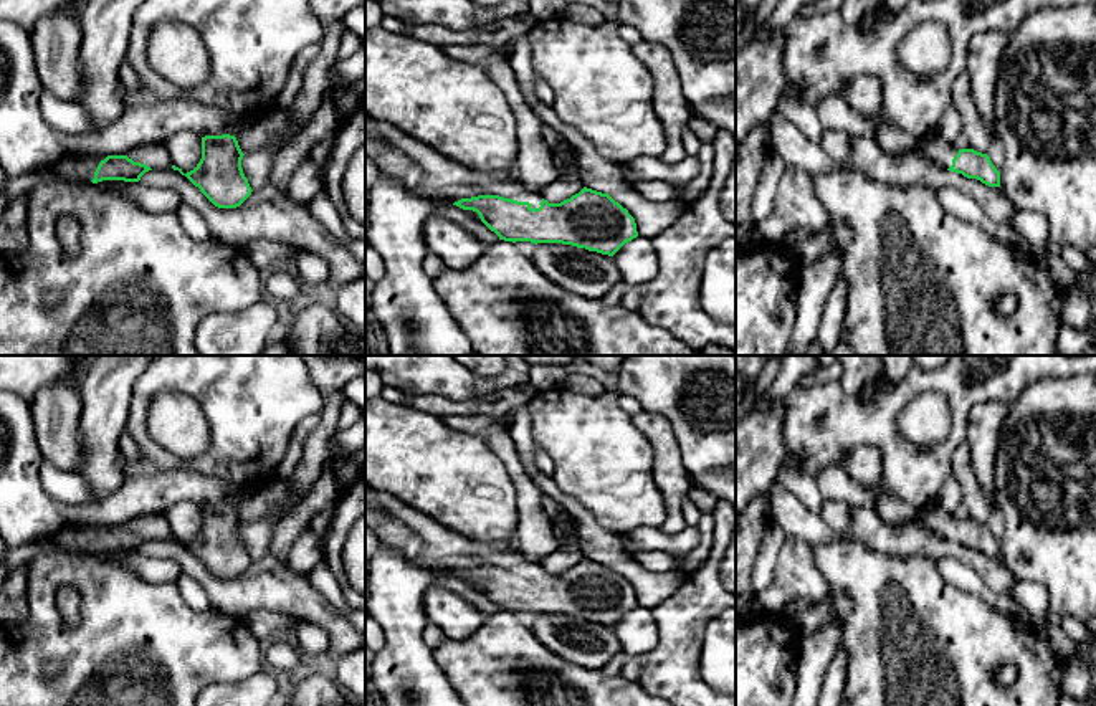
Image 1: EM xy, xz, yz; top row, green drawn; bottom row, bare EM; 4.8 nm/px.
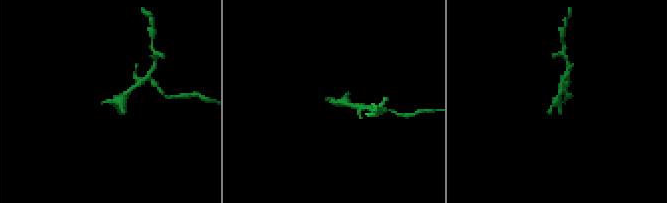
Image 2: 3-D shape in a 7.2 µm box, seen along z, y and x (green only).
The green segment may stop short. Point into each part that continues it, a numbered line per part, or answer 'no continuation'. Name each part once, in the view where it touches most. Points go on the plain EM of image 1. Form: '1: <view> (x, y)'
1: xz (422, 541)

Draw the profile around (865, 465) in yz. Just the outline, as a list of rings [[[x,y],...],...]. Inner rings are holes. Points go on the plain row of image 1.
[[[855,446],[841,460],[840,468],[876,498],[874,513],[894,527],[916,521],[919,509],[888,493],[883,483],[883,456],[874,446]]]

